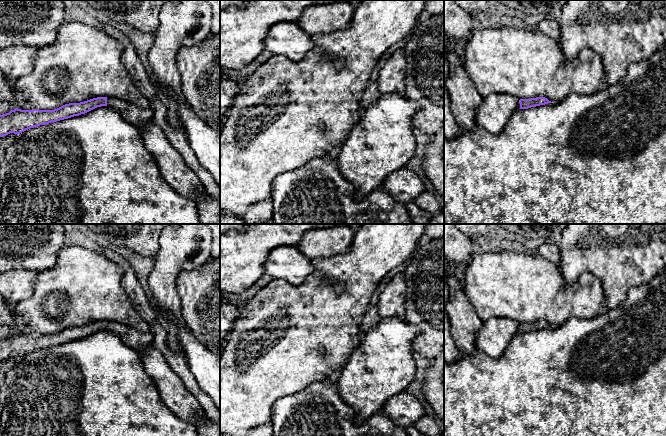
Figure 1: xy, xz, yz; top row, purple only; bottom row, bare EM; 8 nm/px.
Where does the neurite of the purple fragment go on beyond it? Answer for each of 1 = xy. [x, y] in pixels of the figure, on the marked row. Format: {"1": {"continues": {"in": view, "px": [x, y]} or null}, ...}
{"1": {"continues": {"in": "xy", "px": [139, 117]}}}

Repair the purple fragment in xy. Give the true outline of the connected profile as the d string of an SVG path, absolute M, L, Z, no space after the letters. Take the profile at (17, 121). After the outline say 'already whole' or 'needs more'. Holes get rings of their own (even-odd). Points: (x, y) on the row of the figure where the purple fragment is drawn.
M97 97L80 103L65 104L54 110L15 108L9 113L0 115L0 137L10 133L18 135L30 128L79 116L101 106L116 109L129 123L138 128L144 128L149 121L152 121L151 108L143 109L117 98Z | needs more

